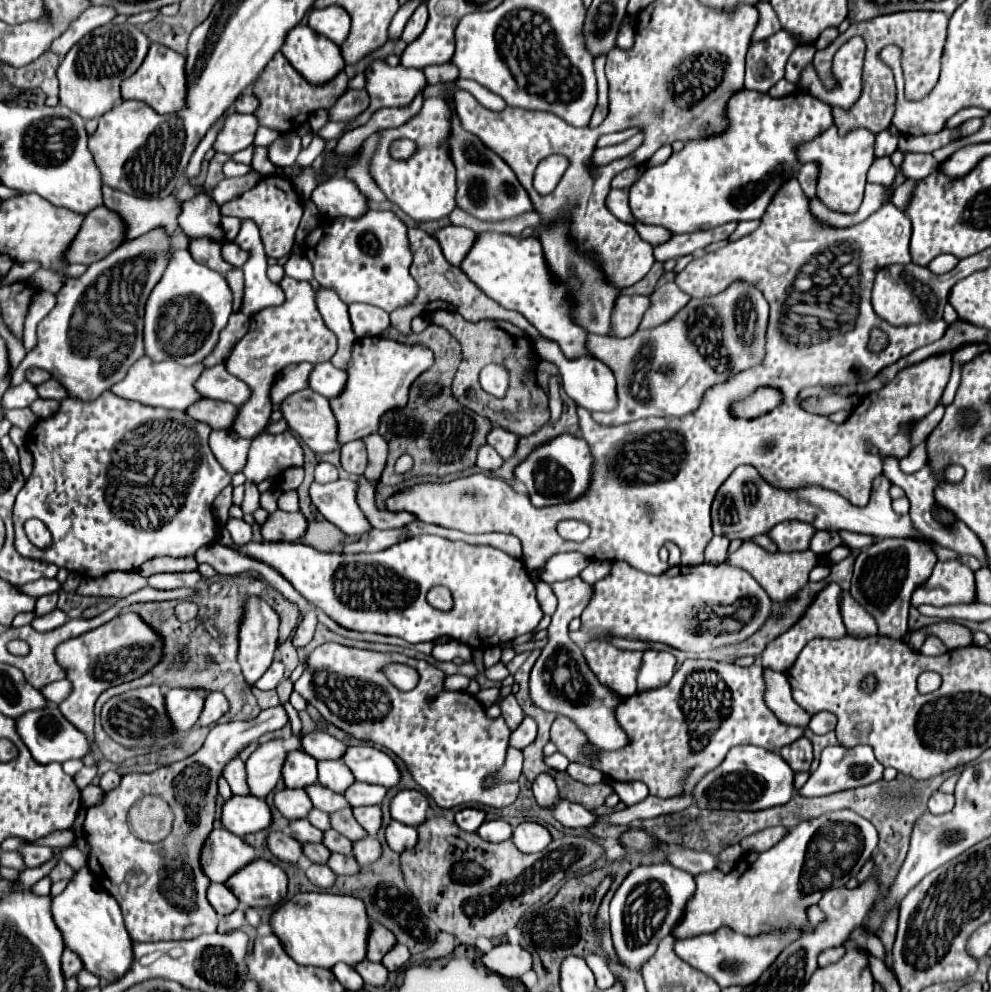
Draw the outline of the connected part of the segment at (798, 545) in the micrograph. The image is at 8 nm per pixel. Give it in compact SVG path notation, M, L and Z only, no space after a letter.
M782 522L782 526L774 526L770 538L778 544L778 550L796 552L808 548L814 532L816 530L810 530L810 526L802 526L800 522Z

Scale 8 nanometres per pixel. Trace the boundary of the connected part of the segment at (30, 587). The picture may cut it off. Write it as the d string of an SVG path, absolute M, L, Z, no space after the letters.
M36 580L36 582L28 582L28 584L22 584L22 586L16 586L18 592L22 594L28 594L32 598L40 598L40 596L46 596L46 594L52 594L52 592L58 592L60 590L60 584L58 580Z

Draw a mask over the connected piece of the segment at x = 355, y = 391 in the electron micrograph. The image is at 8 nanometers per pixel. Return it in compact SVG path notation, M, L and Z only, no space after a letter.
M380 336L360 338L352 348L352 358L346 368L346 386L342 394L330 398L330 408L338 422L338 442L346 444L374 434L378 430L378 418L386 410L406 404L410 382L414 382L422 370L430 368L432 362L432 352L422 346L406 346Z

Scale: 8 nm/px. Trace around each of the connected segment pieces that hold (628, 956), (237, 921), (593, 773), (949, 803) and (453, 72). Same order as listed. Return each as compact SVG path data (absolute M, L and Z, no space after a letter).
M668 862L638 866L624 878L610 902L612 942L624 966L630 966L630 970L640 970L640 966L648 962L650 954L658 948L658 942L680 922L692 892L694 878Z
M238 908L238 910L234 910L232 914L220 918L220 922L218 922L218 932L220 932L220 934L232 932L232 930L238 930L242 924L244 924L244 912L242 912L242 908Z
M570 764L566 770L574 780L580 780L582 784L598 784L602 782L602 774L598 770L592 770L588 766L578 766L578 764Z
M936 790L930 800L928 800L928 810L932 814L946 814L954 808L954 794L948 794L948 792L942 792L942 790Z
M452 62L438 64L438 66L426 66L422 72L424 72L428 84L446 84L446 82L454 82L458 78L458 68Z

